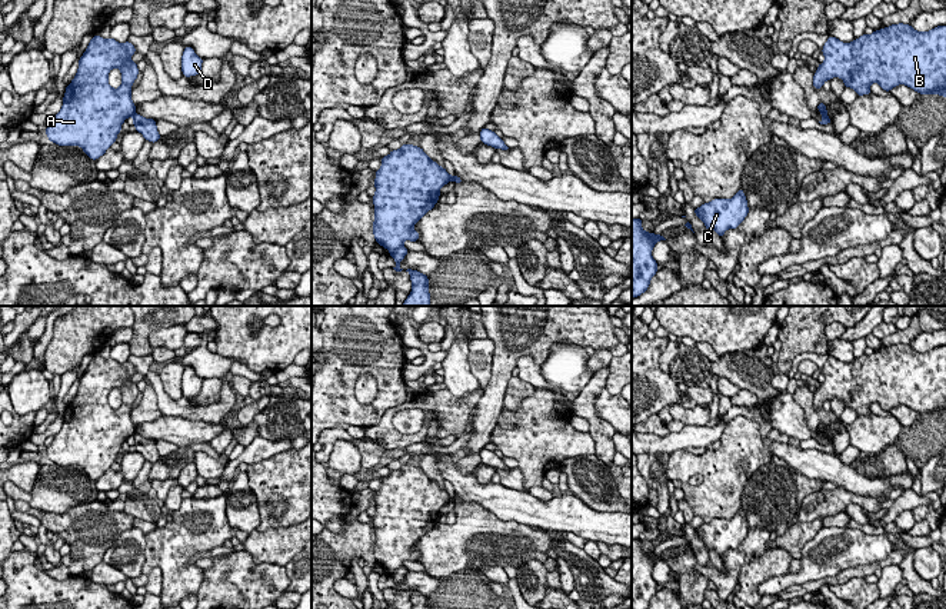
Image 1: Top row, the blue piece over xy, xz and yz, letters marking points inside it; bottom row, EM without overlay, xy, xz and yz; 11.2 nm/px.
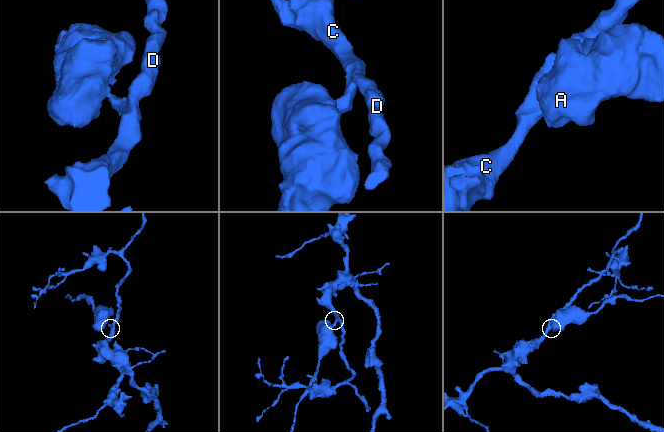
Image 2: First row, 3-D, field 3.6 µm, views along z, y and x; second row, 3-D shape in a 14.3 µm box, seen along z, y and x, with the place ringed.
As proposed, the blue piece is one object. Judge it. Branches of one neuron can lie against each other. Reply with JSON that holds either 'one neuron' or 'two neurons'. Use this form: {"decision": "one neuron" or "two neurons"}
{"decision": "two neurons"}

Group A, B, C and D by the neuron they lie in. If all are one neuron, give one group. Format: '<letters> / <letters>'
A B / C D

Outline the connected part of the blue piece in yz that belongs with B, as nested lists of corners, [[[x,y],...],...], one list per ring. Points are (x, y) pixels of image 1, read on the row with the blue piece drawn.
[[[899,23],[875,30],[869,36],[863,34],[850,43],[829,36],[822,53],[825,61],[813,76],[816,90],[822,89],[826,80],[839,77],[845,87],[855,89],[857,96],[870,94],[870,84],[879,83],[885,91],[905,84],[920,94],[946,97],[946,26],[916,31],[910,24]]]

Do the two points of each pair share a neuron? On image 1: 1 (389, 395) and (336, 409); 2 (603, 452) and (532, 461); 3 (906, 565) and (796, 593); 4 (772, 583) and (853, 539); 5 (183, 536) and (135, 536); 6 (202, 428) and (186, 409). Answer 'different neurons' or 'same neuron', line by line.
1: same neuron
2: different neurons
3: different neurons
4: same neuron
5: different neurons
6: different neurons

